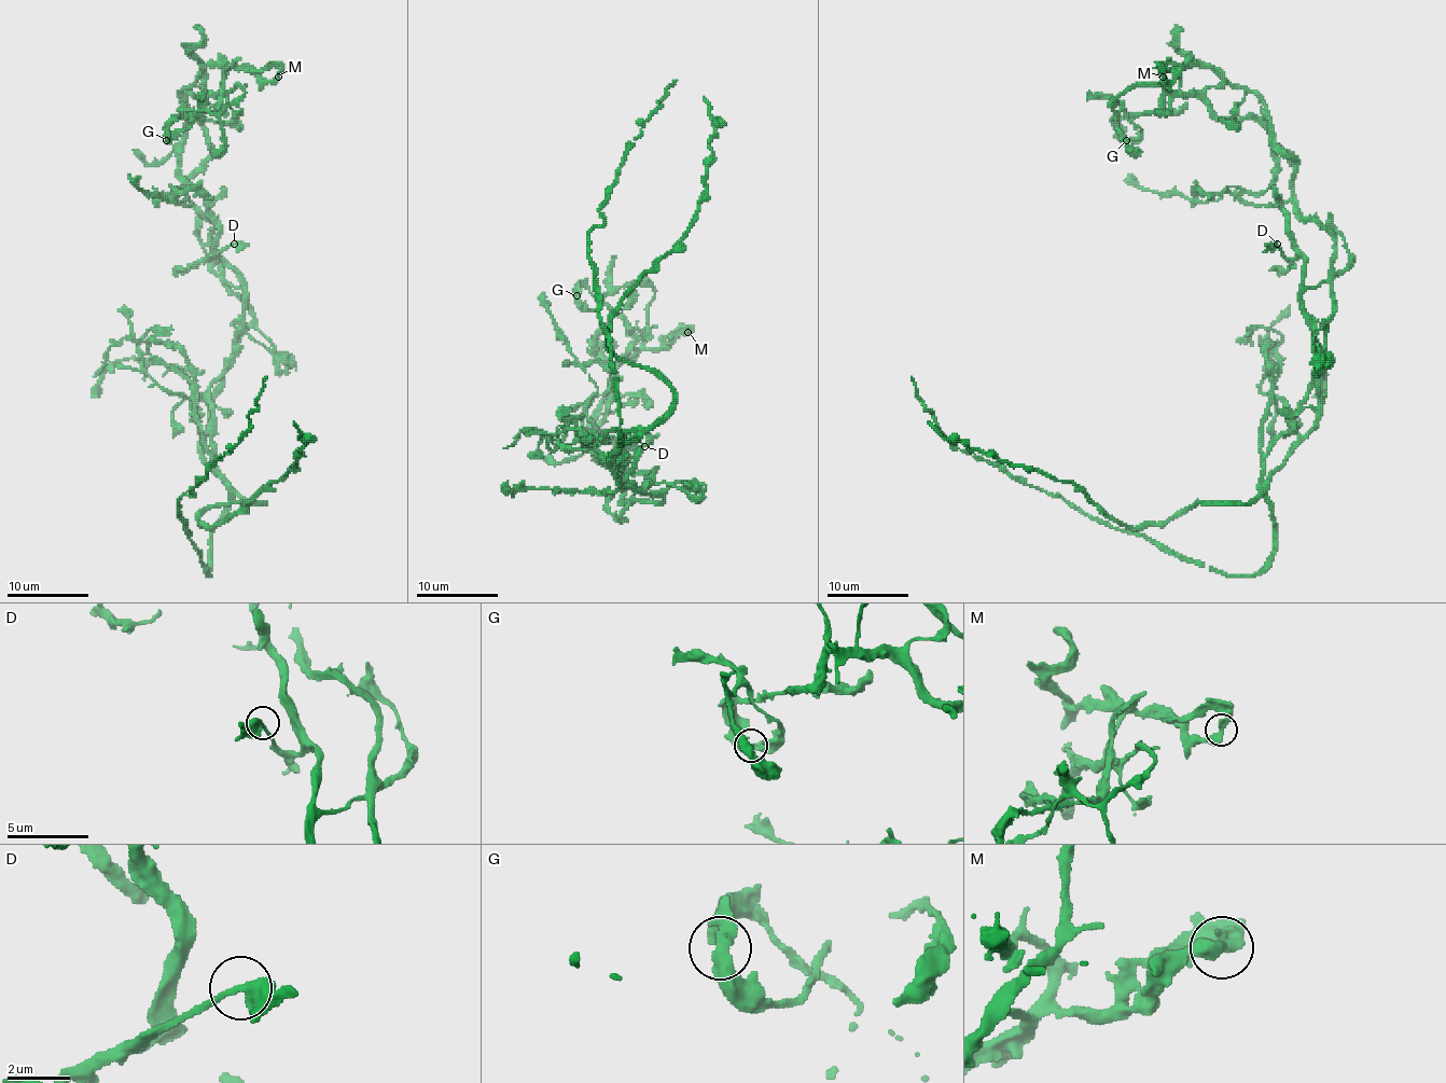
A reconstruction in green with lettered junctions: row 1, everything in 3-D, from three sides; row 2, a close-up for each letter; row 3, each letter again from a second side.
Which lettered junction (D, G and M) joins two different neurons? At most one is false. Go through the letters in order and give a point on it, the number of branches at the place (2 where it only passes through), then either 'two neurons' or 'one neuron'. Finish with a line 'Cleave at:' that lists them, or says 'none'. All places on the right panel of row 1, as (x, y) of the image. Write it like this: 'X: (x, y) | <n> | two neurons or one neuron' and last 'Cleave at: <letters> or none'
D: (1277, 244) | 2 | one neuron
G: (1126, 140) | 2 | two neurons
M: (1163, 77) | 2 | one neuron
Cleave at: G

